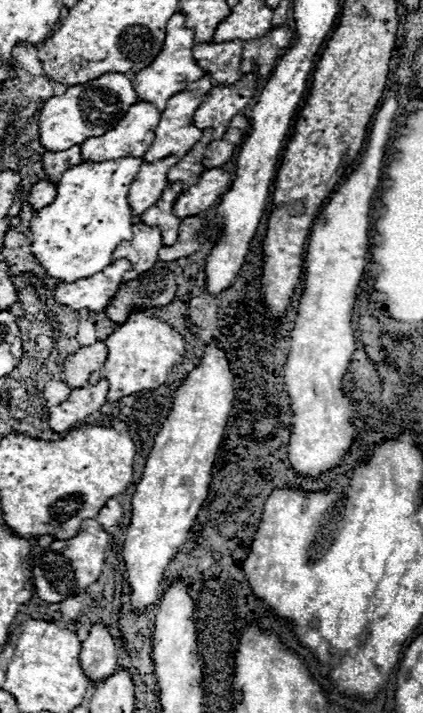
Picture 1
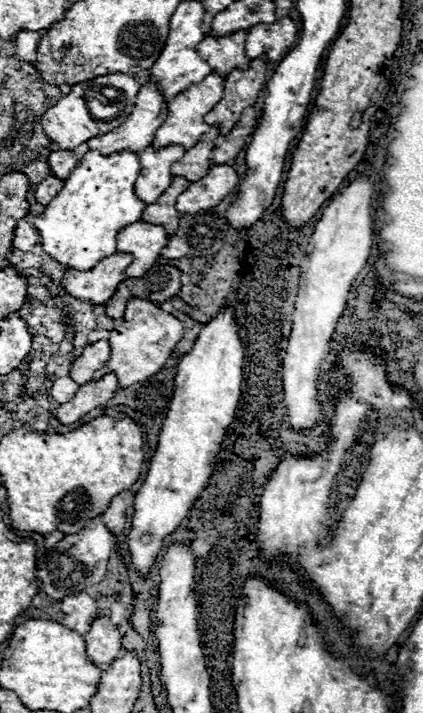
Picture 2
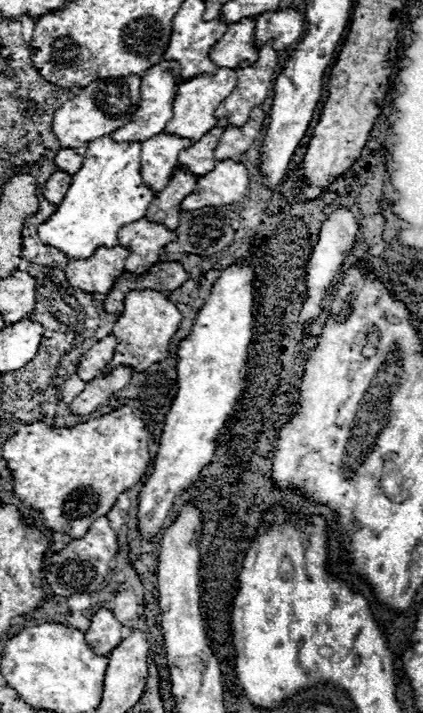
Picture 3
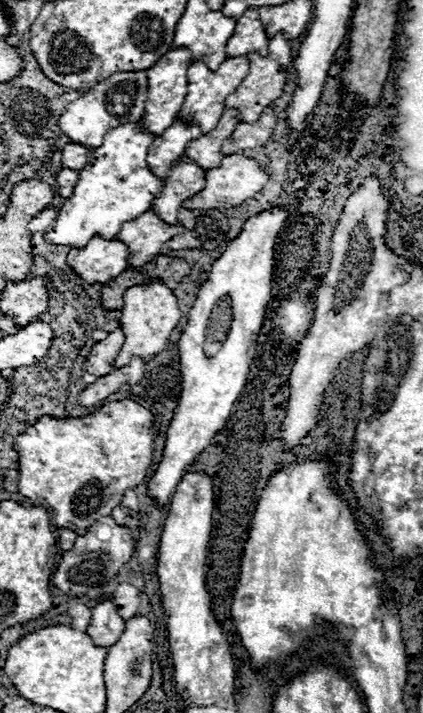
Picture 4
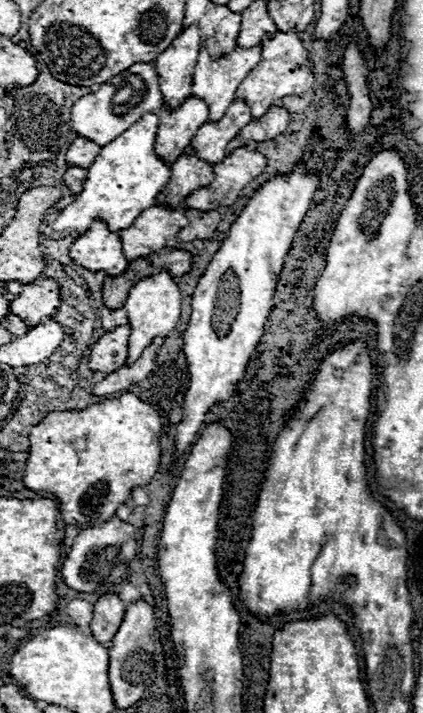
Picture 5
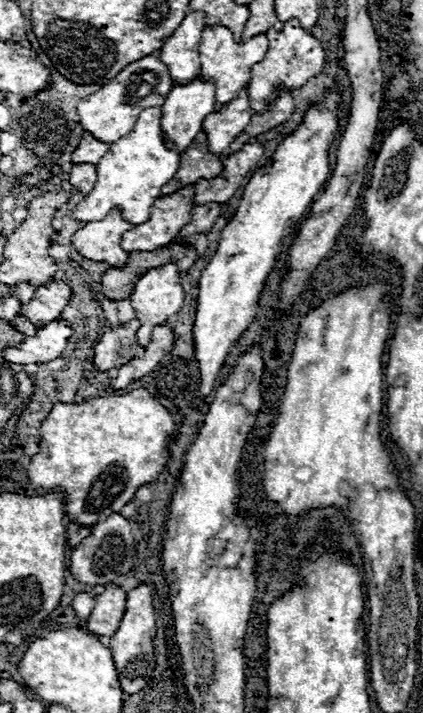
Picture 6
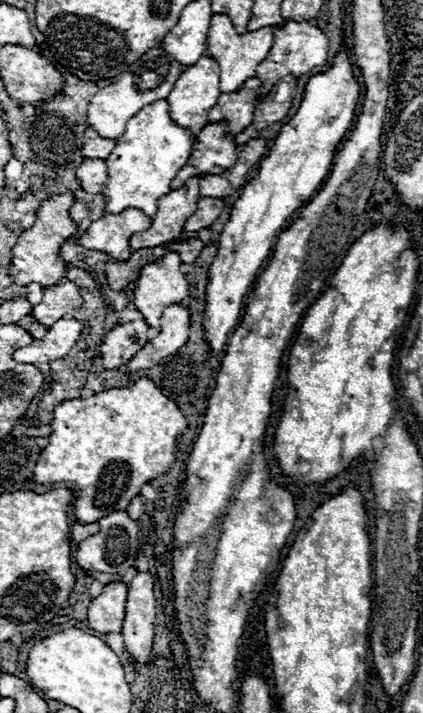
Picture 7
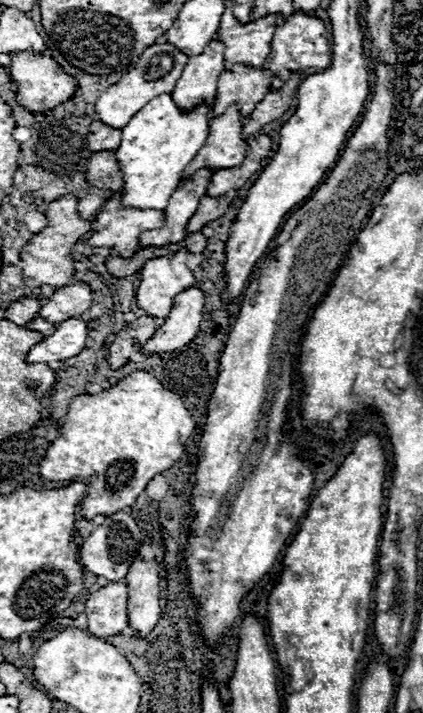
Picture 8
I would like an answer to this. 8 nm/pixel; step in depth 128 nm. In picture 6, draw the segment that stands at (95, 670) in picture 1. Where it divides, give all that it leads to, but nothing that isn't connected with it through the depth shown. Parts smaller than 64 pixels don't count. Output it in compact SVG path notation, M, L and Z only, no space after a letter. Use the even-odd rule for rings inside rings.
M108 584L106 590L100 596L96 596L94 610L88 618L90 632L98 636L112 636L120 626L124 610L126 610L126 592L116 584Z

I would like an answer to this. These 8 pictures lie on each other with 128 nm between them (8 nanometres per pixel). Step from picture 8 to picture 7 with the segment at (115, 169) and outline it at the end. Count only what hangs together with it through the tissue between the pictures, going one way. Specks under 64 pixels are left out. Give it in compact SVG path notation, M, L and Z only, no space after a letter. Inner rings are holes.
M94 158L94 160L84 160L80 164L80 168L76 170L76 176L80 180L80 186L86 190L86 192L102 192L106 182L108 182L108 168L106 168L106 162L100 160L100 158Z

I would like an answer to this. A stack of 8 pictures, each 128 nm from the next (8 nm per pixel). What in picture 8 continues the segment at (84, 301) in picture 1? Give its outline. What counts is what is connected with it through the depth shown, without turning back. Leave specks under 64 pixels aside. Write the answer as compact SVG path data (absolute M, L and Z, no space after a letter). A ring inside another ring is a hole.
M122 190L120 192L114 192L112 198L108 198L102 206L102 210L98 212L96 220L94 220L94 232L92 236L86 240L88 244L92 246L110 246L114 250L114 254L120 254L120 256L132 256L140 242L138 242L138 236L146 230L152 230L152 228L160 228L164 226L164 212L162 210L138 210L138 208L124 208L122 206Z

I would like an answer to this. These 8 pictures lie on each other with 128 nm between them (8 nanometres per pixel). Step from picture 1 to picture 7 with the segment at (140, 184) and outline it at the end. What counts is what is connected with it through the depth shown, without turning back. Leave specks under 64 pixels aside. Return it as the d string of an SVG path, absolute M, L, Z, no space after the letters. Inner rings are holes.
M202 56L192 68L186 68L180 78L174 84L174 90L166 98L170 104L170 118L184 126L190 128L194 134L198 134L206 124L208 124L208 112L216 104L220 96L220 80L218 80L218 62L212 56Z

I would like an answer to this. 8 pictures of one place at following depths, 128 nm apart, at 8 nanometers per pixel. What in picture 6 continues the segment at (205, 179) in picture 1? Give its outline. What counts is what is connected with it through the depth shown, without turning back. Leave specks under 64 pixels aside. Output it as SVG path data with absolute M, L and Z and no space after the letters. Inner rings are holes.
M254 142L254 144L246 144L240 152L224 158L224 170L220 172L220 176L212 180L196 182L194 204L228 202L238 190L238 186L246 182L246 176L258 166L262 156L264 156L264 146Z

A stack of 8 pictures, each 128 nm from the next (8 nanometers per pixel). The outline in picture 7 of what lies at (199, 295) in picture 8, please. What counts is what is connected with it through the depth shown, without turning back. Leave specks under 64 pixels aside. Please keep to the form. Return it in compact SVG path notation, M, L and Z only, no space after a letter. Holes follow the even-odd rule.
M170 304L162 314L162 330L156 338L152 338L146 348L142 348L126 366L128 372L138 372L144 368L152 368L164 356L170 356L178 348L182 348L190 338L190 310L184 304Z

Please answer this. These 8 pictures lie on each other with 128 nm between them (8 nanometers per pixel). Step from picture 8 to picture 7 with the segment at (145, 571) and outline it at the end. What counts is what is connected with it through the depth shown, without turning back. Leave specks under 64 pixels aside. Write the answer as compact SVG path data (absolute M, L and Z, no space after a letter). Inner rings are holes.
M136 572L136 576L128 582L128 602L122 634L126 650L140 664L146 664L152 652L154 628L156 628L154 576L150 572Z

